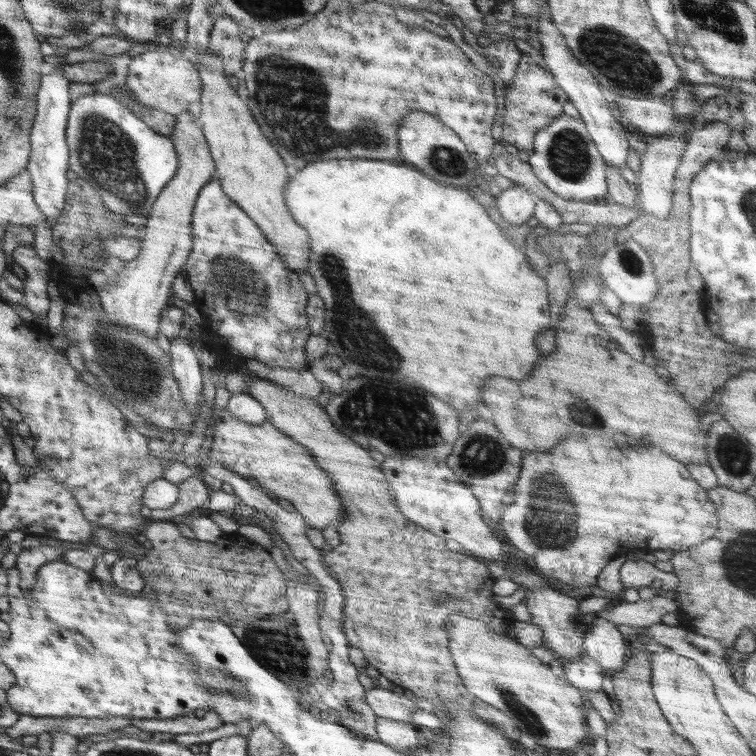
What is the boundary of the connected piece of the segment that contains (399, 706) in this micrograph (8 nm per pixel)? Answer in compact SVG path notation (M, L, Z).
M376 685L376 687L367 690L363 697L367 701L368 706L374 711L374 714L378 717L391 718L392 720L414 725L410 723L408 716L416 711L418 707L414 704L410 695L396 695L396 693L393 693L390 689L381 688Z

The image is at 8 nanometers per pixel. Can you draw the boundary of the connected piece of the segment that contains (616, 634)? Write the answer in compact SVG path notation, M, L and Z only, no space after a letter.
M600 617L594 623L589 621L588 627L583 636L584 654L596 660L608 675L622 670L629 657L628 642L617 625Z

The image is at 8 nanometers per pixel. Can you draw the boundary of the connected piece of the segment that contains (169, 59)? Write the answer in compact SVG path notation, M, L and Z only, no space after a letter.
M157 46L154 50L130 58L126 80L128 84L125 86L133 92L135 100L142 104L178 116L187 112L192 102L199 100L203 84L195 64L178 54L172 54L174 50L174 46Z

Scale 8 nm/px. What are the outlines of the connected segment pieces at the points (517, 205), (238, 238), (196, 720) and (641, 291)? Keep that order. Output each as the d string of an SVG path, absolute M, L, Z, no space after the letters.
M523 184L513 185L495 198L499 218L512 226L525 225L533 216L537 198Z
M218 178L210 179L207 183L204 183L202 190L198 193L191 216L191 233L193 236L193 247L187 258L184 272L188 275L194 290L194 304L198 307L198 310L200 310L205 320L201 325L201 328L206 328L209 335L209 337L205 339L205 346L210 350L214 350L217 357L229 357L233 363L240 358L249 358L256 360L256 362L264 362L264 364L270 366L270 368L274 368L275 366L280 366L280 368L294 368L294 370L299 370L301 373L307 374L309 365L306 364L306 359L304 359L304 355L306 355L304 347L306 346L306 340L308 340L308 337L312 333L309 329L307 314L305 313L309 293L304 289L302 281L298 280L298 274L286 268L285 262L277 253L276 247L263 235L259 226L233 199L224 194Z
M191 712L178 718L131 718L130 720L136 728L146 730L146 732L169 732L170 734L190 734L206 732L218 728L220 722L218 714L208 714L206 718L203 713Z
M627 239L616 243L607 250L597 264L598 271L602 275L606 286L620 298L624 304L642 306L649 303L659 293L659 284L656 278L656 270L651 263L649 254L634 239Z

